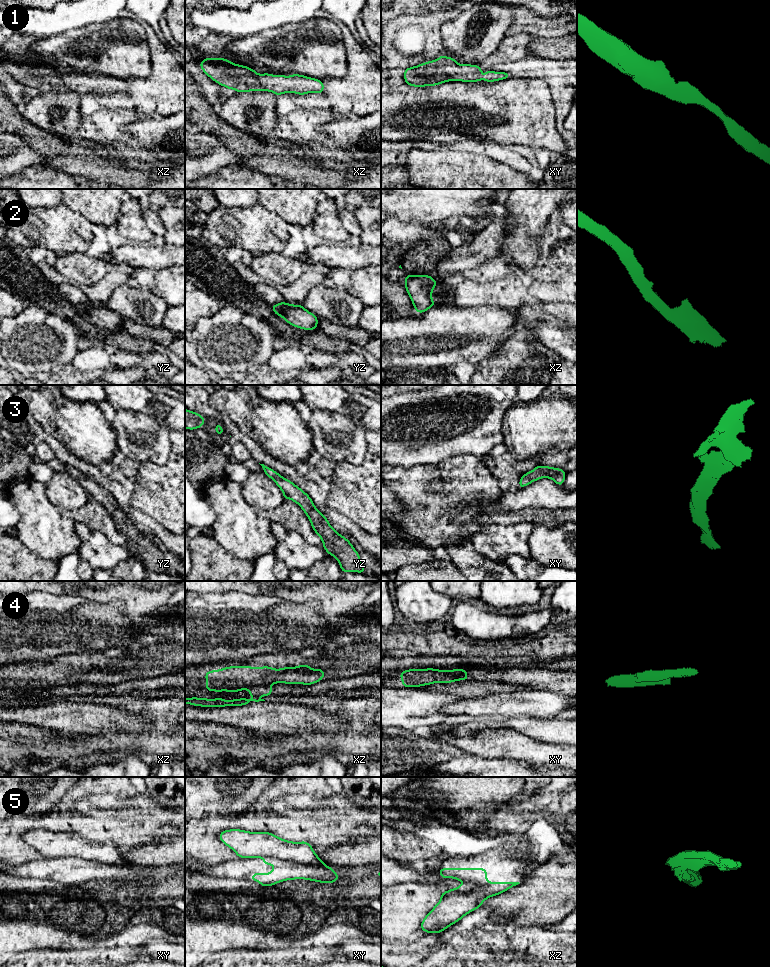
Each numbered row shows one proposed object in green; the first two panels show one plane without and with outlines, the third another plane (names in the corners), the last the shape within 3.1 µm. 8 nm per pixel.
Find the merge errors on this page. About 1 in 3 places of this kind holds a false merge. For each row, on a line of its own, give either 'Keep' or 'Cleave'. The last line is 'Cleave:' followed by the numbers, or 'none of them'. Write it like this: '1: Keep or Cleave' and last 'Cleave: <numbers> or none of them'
1: Keep
2: Keep
3: Keep
4: Cleave
5: Cleave
Cleave: 4, 5

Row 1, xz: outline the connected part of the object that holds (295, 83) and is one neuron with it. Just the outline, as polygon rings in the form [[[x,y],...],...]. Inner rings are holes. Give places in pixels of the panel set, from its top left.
[[[206,57],[199,63],[202,72],[213,81],[238,93],[269,91],[279,96],[284,93],[321,94],[324,91],[324,83],[321,80],[300,74],[291,74],[288,77],[269,73],[258,74],[250,67],[234,64],[225,58]]]

